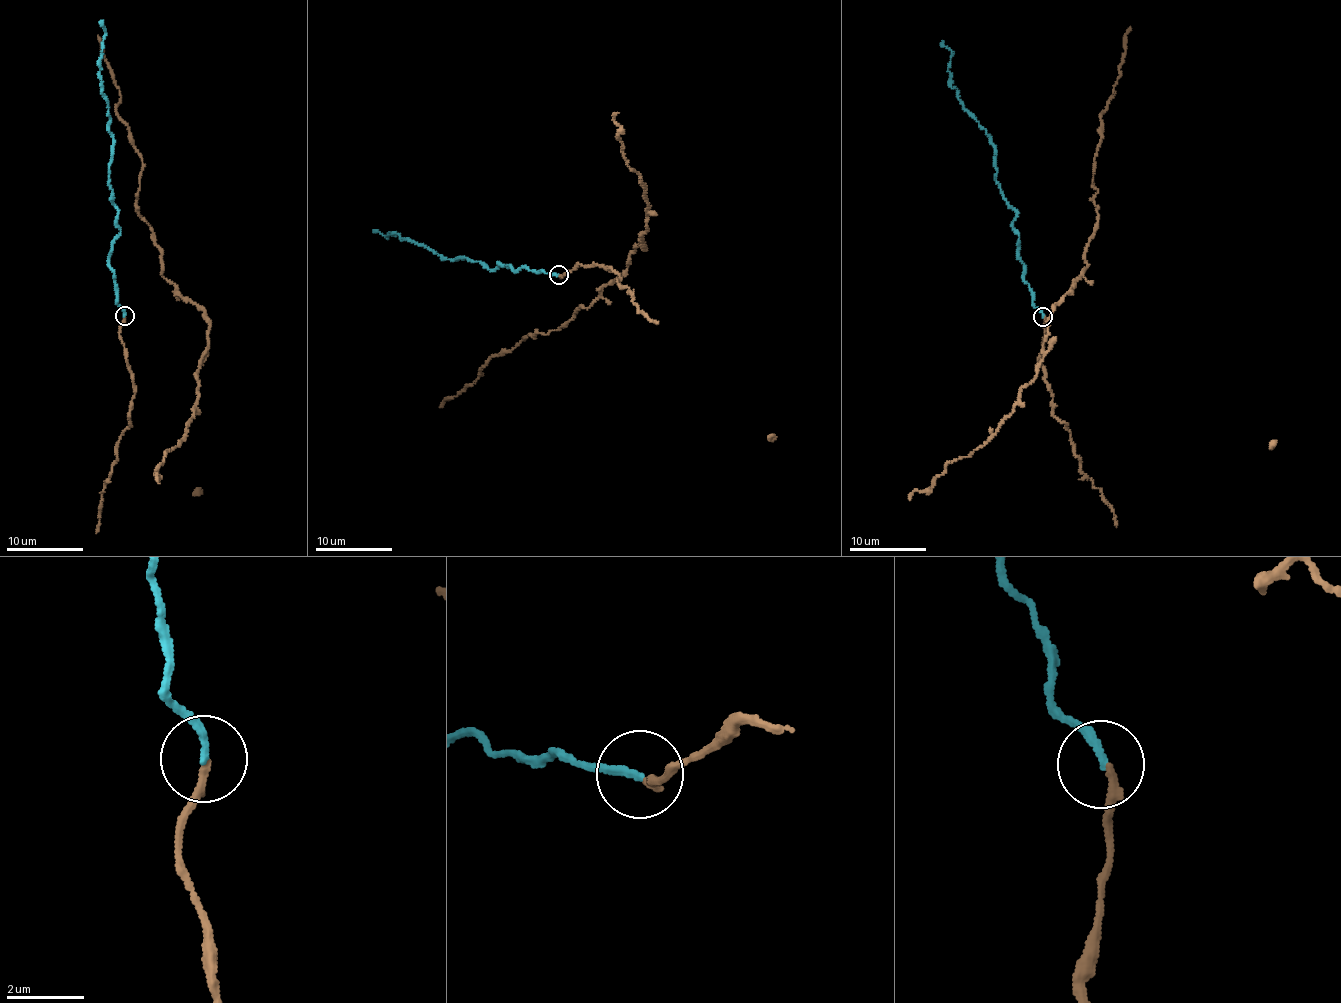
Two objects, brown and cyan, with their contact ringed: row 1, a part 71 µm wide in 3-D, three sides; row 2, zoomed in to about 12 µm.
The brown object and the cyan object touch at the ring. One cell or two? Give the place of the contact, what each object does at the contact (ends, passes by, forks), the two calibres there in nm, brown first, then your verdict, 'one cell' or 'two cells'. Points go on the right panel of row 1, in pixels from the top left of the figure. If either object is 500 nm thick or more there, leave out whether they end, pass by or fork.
(1043, 316) | brown ends | cyan ends | 220/200 nm | one cell

